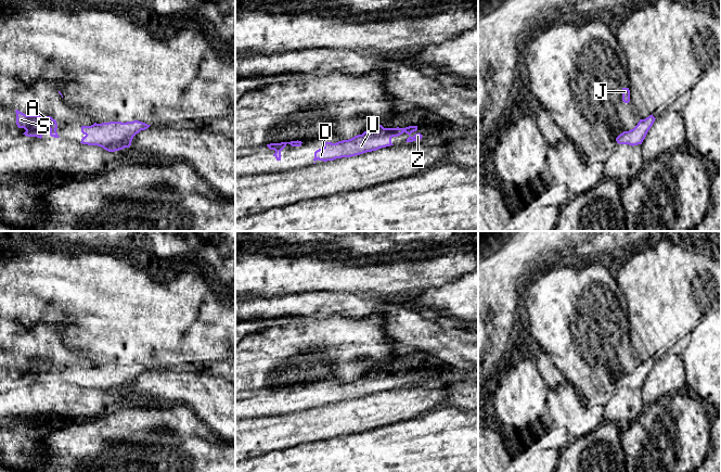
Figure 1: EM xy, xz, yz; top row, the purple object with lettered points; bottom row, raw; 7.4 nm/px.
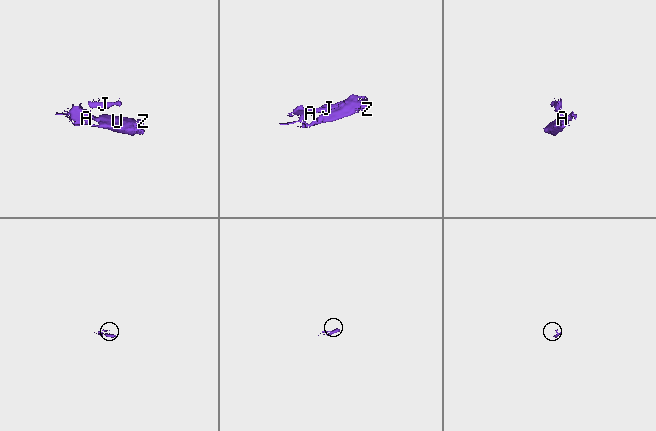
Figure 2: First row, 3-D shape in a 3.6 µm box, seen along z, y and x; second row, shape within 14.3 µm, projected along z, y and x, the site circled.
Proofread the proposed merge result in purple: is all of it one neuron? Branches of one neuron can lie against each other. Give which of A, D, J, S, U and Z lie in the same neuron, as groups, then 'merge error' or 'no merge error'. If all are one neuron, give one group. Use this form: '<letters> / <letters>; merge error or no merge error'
A D J S U Z; no merge error

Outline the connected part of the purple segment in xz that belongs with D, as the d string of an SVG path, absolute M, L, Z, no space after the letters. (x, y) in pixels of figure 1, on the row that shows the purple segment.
M377 125L368 129L362 135L355 136L351 139L338 141L336 143L324 142L324 148L314 152L313 161L334 161L342 157L351 157L366 152L376 151L382 148L394 145L392 137L398 137L403 132L409 136L417 130L417 126L405 128L384 128Z

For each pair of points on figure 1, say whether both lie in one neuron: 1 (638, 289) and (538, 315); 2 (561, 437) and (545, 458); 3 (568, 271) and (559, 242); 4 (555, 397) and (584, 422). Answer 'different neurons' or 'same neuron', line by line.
1: different neurons
2: same neuron
3: different neurons
4: same neuron

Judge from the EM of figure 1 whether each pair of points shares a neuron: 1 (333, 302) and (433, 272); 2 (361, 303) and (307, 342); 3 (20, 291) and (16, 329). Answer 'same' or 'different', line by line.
1: different
2: different
3: different

